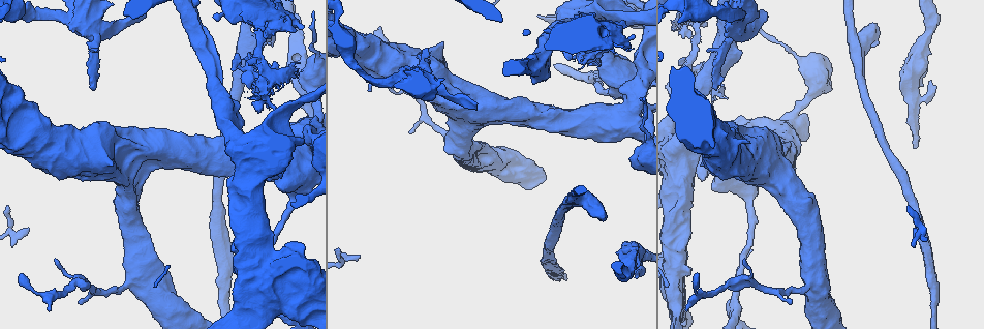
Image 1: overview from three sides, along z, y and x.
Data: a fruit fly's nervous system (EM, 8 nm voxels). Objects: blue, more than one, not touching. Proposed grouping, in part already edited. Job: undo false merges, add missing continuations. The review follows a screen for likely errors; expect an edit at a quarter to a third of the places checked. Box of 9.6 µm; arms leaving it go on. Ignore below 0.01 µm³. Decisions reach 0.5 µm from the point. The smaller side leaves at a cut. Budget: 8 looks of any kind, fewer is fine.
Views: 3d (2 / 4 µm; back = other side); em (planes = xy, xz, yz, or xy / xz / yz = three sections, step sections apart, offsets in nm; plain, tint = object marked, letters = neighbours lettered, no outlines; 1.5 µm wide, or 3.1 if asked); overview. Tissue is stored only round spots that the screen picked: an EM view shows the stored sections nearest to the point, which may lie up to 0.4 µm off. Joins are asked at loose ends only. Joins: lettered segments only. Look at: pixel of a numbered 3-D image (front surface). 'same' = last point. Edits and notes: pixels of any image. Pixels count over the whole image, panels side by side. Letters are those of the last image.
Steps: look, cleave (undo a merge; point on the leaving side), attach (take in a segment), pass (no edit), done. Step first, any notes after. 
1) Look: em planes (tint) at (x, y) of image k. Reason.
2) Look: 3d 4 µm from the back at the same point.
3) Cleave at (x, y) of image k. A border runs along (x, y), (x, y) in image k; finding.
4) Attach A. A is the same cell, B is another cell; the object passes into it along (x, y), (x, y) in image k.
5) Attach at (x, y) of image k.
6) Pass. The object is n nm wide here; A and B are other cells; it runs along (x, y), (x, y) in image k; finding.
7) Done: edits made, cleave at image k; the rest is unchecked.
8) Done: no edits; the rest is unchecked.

Look: 3d 4 µm at (605, 217) of image 1. Branch stops here.

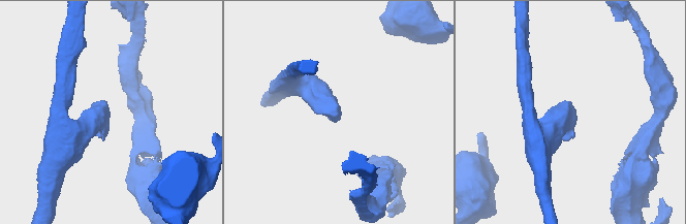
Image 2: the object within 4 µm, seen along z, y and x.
Look: em xy step 4 (tint) at (566, 102) of image 2.

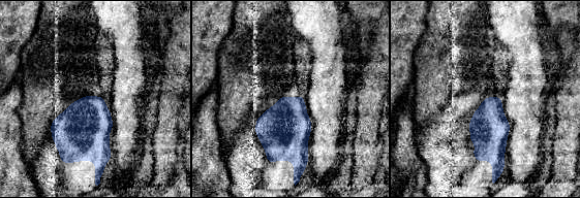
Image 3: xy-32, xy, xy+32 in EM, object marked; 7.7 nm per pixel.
Look: em planes (letters) at the same point.

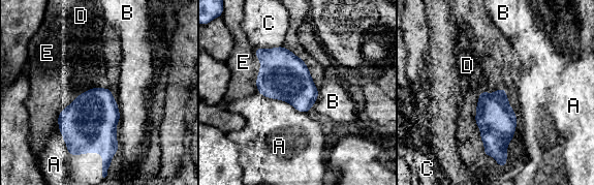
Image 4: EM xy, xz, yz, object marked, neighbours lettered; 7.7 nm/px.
Pass. The object is 240 nm wide here; A, B, C, D and E are other cells; a border runs along (95, 87), (82, 92), (70, 103) in image 4; no lettered segment goes on from it.

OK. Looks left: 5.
Look: 3d 2 µm at (250, 55) of image 1. An open end.

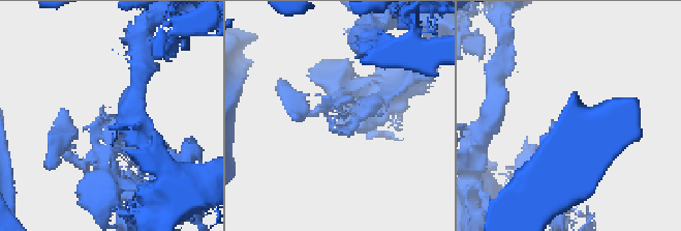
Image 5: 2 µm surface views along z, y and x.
Look: em yz step 8 (letters) at (105, 107) of image 5.

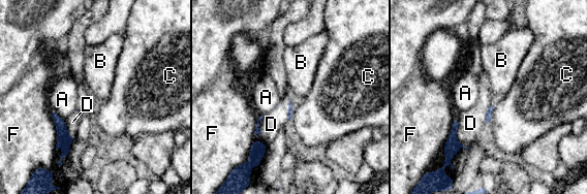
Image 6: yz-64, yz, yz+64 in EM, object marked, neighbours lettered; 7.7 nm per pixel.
Look: em planes (letters) at the same point. Another direction.

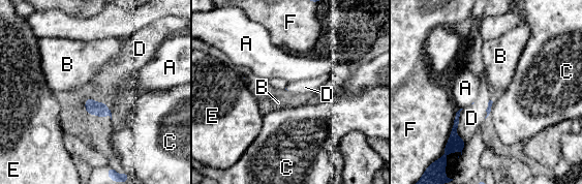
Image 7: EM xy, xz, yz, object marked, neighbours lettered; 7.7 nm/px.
Pass. A, B, C, D, E and F are other cells; a border runs along (463, 109), (459, 115), (456, 131) in image 7; no lettered segment goes on from it.

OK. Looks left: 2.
Look: em planes (letters) at (92, 86) of image 1. An open end.

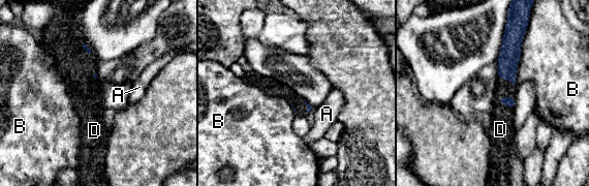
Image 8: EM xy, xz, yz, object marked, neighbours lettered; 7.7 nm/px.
Attach D. D is the same cell, A and B are other cells; it goes on there.

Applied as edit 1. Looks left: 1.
Done: edits made, attach at image 8; the rest is unchecked.

